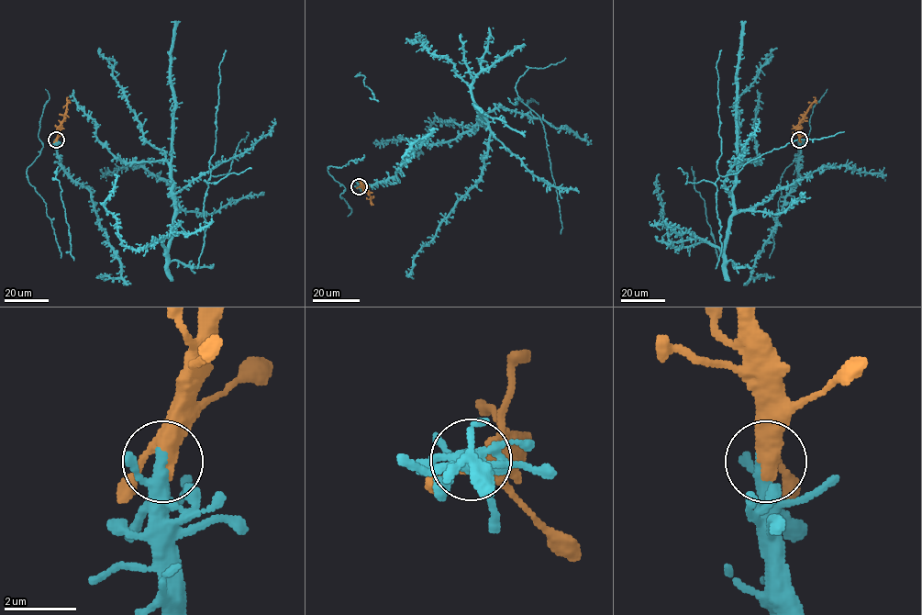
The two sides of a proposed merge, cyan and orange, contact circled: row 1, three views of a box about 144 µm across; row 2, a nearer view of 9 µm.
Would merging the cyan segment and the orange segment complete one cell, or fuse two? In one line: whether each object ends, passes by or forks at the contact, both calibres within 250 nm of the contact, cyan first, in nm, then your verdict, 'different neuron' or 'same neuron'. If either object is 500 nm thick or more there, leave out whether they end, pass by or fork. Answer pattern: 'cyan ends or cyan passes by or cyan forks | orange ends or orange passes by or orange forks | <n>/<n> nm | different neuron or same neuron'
cyan passes by | orange passes by | 320/440 nm | same neuron

